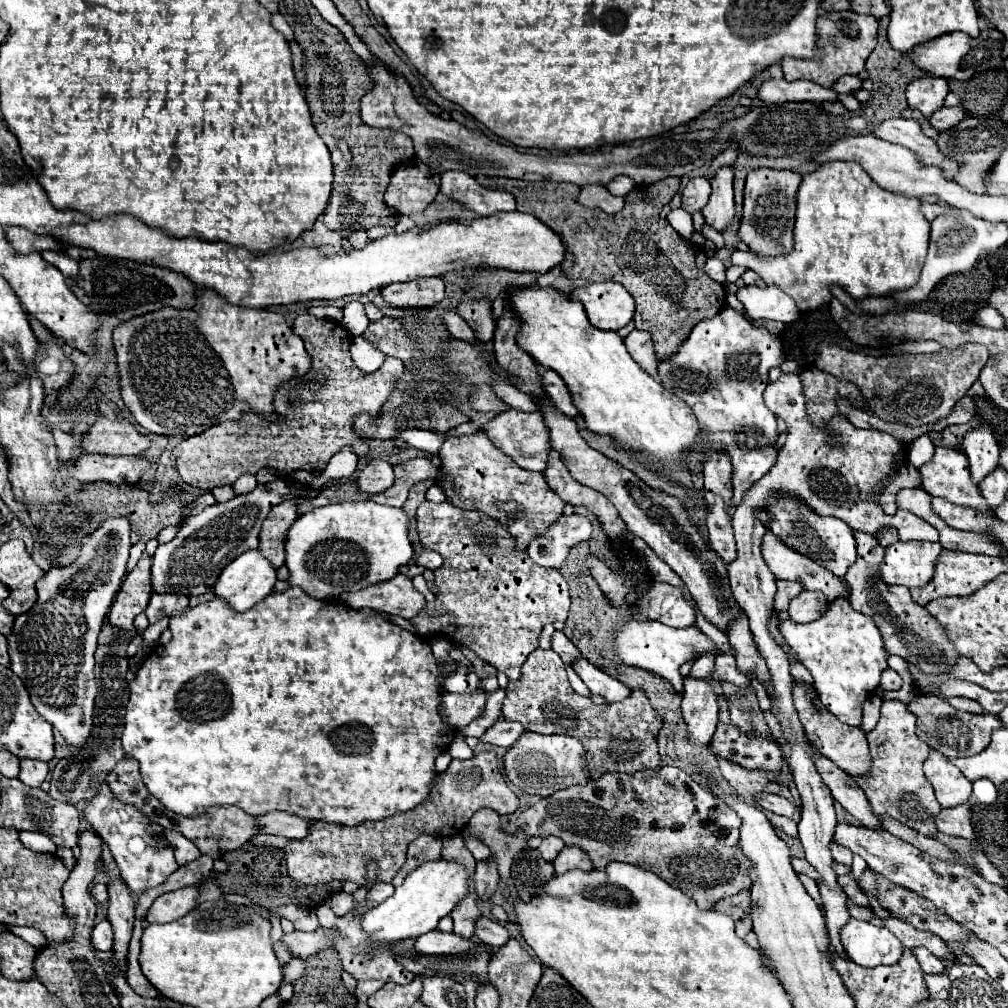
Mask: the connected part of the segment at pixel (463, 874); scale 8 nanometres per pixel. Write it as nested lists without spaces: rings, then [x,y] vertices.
[[[429,862],[413,870],[405,882],[395,888],[395,894],[383,904],[367,910],[361,918],[361,930],[369,936],[373,946],[393,944],[407,938],[419,938],[437,928],[439,920],[447,916],[453,906],[467,894],[467,870],[455,862]]]

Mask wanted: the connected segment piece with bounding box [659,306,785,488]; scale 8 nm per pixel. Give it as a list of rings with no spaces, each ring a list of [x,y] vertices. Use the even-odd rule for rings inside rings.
[[[729,306],[715,314],[711,320],[701,320],[695,324],[691,336],[683,342],[675,356],[663,360],[659,364],[659,380],[661,384],[679,396],[697,416],[701,424],[701,438],[719,438],[725,450],[731,454],[733,462],[733,488],[751,488],[759,478],[763,478],[777,460],[777,416],[765,406],[763,390],[767,386],[767,372],[771,368],[781,366],[785,360],[783,344],[777,334],[771,334],[763,328],[755,328],[741,314],[731,310]]]

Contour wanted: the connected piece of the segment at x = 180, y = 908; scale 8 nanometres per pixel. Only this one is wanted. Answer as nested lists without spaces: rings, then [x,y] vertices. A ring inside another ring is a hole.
[[[193,886],[167,892],[151,904],[147,912],[147,922],[165,924],[171,920],[179,920],[197,906],[197,898],[199,898],[199,892]]]

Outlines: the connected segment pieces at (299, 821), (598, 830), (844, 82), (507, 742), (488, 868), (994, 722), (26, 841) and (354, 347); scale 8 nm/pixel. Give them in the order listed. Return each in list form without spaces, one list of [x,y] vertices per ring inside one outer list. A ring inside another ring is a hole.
[[[271,812],[265,814],[263,818],[257,818],[261,832],[263,834],[277,834],[277,836],[287,836],[287,838],[305,838],[309,834],[309,826],[313,824],[307,818],[287,814],[287,812]]]
[[[661,766],[651,770],[639,770],[639,774],[603,774],[599,780],[587,782],[587,786],[571,786],[557,790],[549,798],[541,798],[523,810],[517,818],[517,830],[527,836],[557,836],[567,846],[579,846],[593,862],[595,870],[605,870],[609,862],[627,862],[637,868],[655,872],[657,876],[671,882],[675,888],[687,892],[699,908],[709,910],[717,900],[735,896],[745,888],[751,888],[749,860],[743,858],[737,848],[739,838],[739,816],[707,788],[701,788],[685,770]]]
[[[843,76],[833,88],[839,94],[857,94],[857,90],[861,90],[861,86],[863,86],[863,80],[859,76]]]
[[[497,720],[483,736],[481,740],[483,742],[489,742],[489,744],[495,744],[495,746],[503,746],[503,748],[511,748],[519,738],[521,734],[525,734],[527,730],[519,724],[519,722],[511,722],[511,720]]]
[[[489,856],[487,860],[479,860],[475,872],[477,898],[491,898],[493,892],[497,890],[497,884],[499,884],[499,872],[497,872],[495,856]]]
[[[915,696],[907,708],[917,716],[917,736],[933,750],[939,750],[947,758],[961,758],[961,756],[975,756],[983,752],[991,742],[993,726],[1001,728],[1001,722],[993,714],[969,714],[955,710],[943,698],[931,696]]]
[[[19,832],[19,840],[23,842],[25,848],[33,852],[55,852],[57,846],[51,842],[51,838],[43,832]]]
[[[361,336],[351,338],[351,356],[355,366],[361,368],[363,372],[375,372],[385,360],[385,354],[371,346],[369,342],[365,342],[365,338]]]

